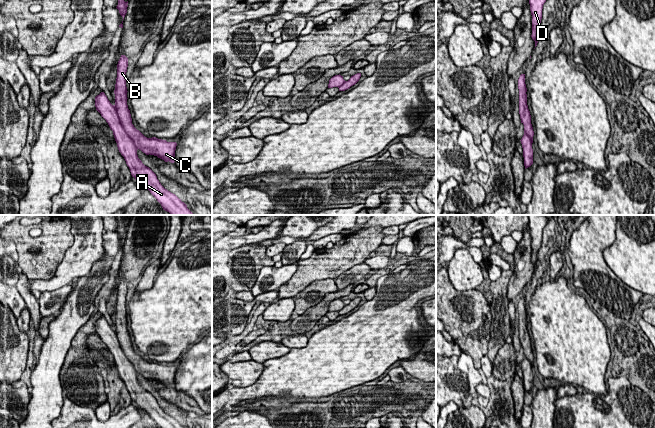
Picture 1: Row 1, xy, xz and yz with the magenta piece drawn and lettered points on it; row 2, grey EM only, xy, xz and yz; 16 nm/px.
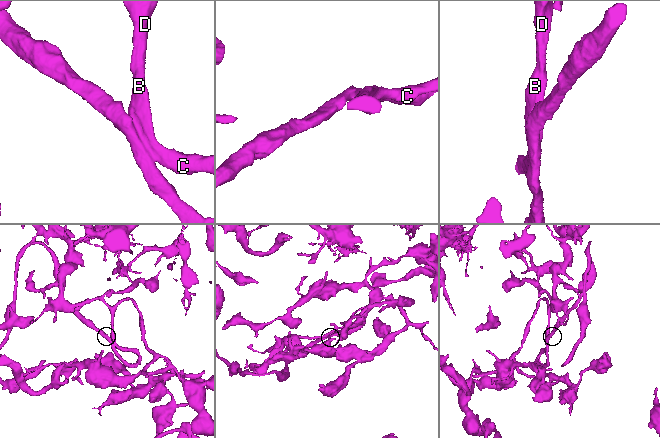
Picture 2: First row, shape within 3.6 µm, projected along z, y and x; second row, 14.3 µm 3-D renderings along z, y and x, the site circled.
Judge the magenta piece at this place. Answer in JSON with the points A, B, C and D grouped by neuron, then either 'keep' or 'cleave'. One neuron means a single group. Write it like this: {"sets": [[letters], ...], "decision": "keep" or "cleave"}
{"sets": [["A", "B", "C", "D"]], "decision": "keep"}

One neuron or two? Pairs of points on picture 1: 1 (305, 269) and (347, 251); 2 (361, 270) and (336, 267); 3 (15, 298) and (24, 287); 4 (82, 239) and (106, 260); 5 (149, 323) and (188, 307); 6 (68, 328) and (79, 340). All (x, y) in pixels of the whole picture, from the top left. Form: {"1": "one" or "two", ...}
{"1": "one", "2": "two", "3": "two", "4": "two", "5": "one", "6": "two"}

